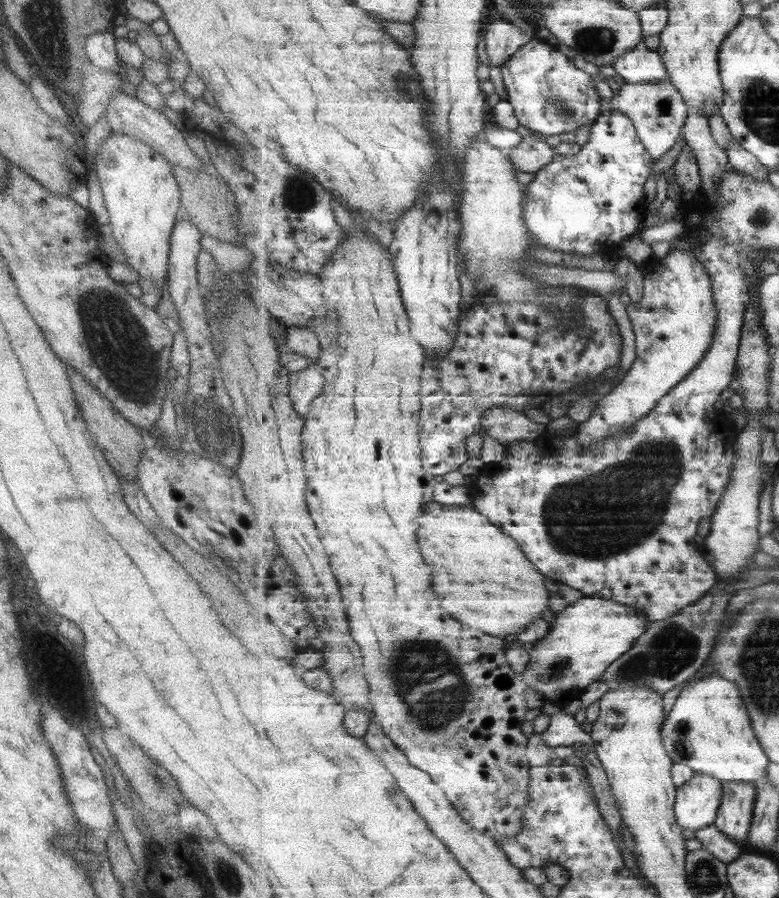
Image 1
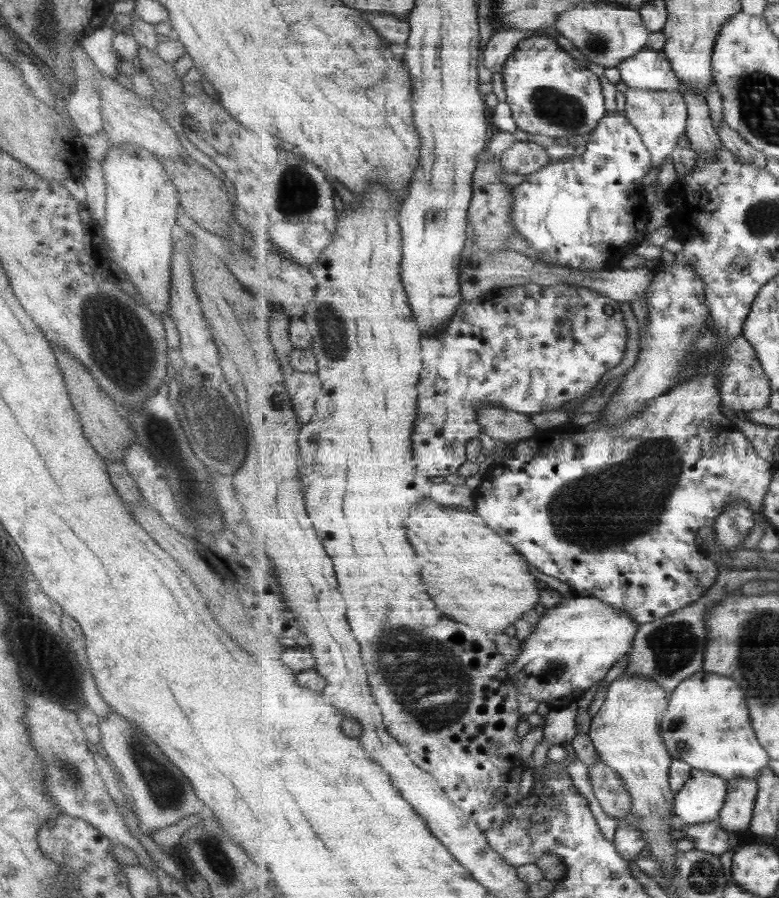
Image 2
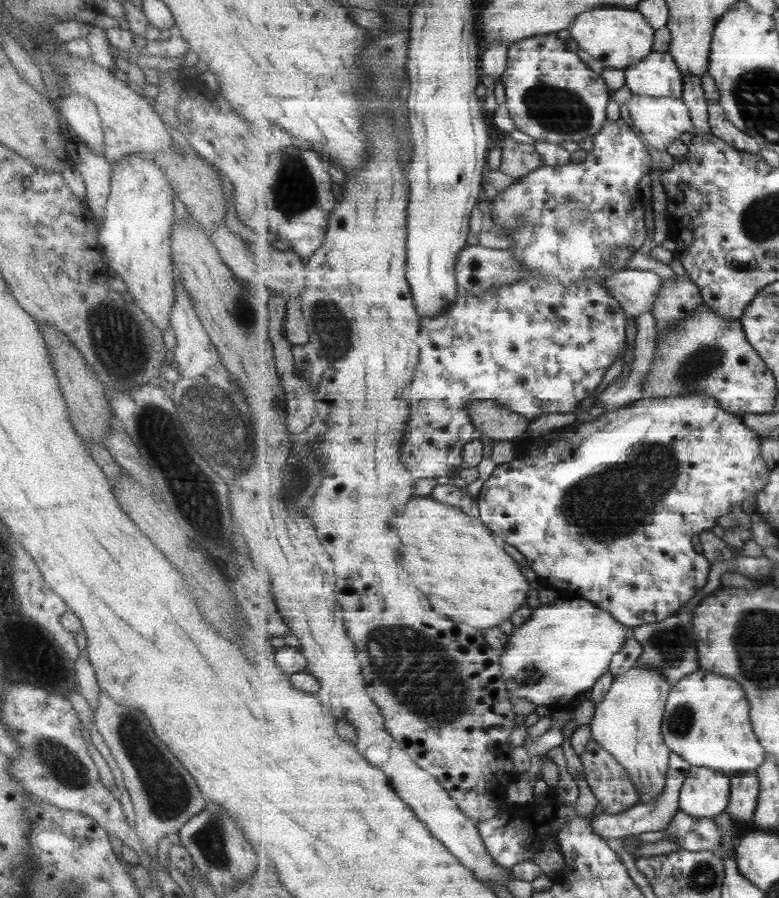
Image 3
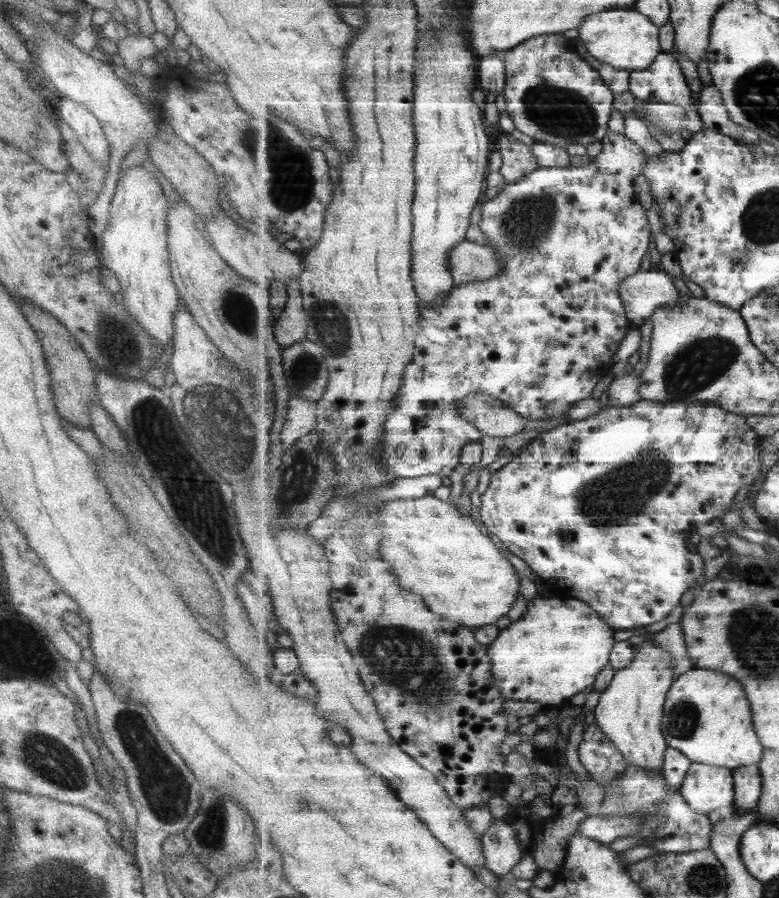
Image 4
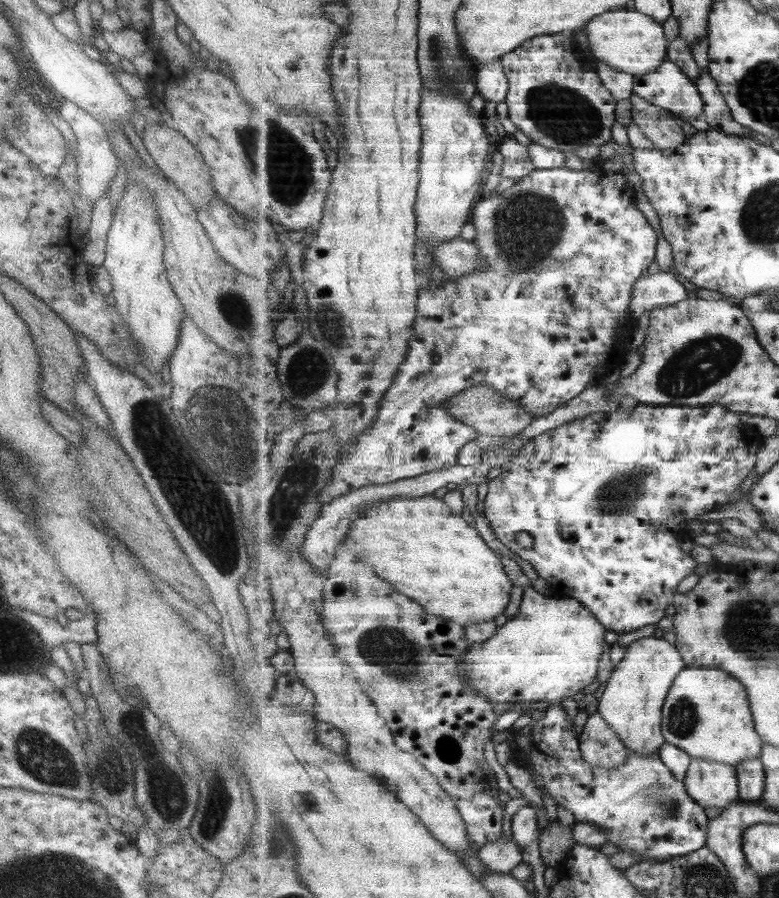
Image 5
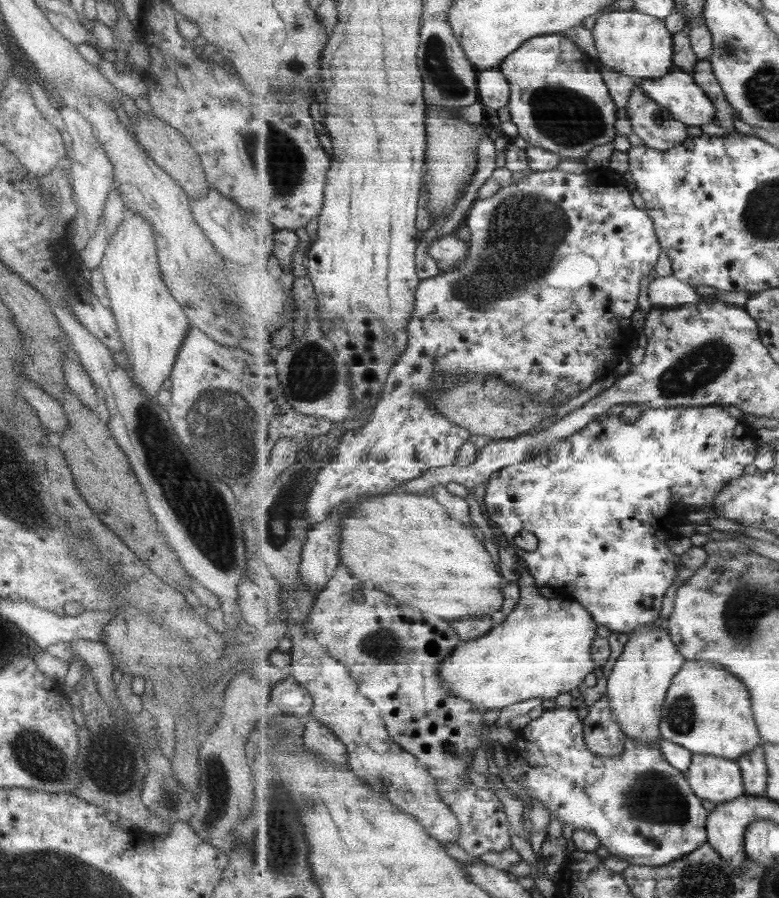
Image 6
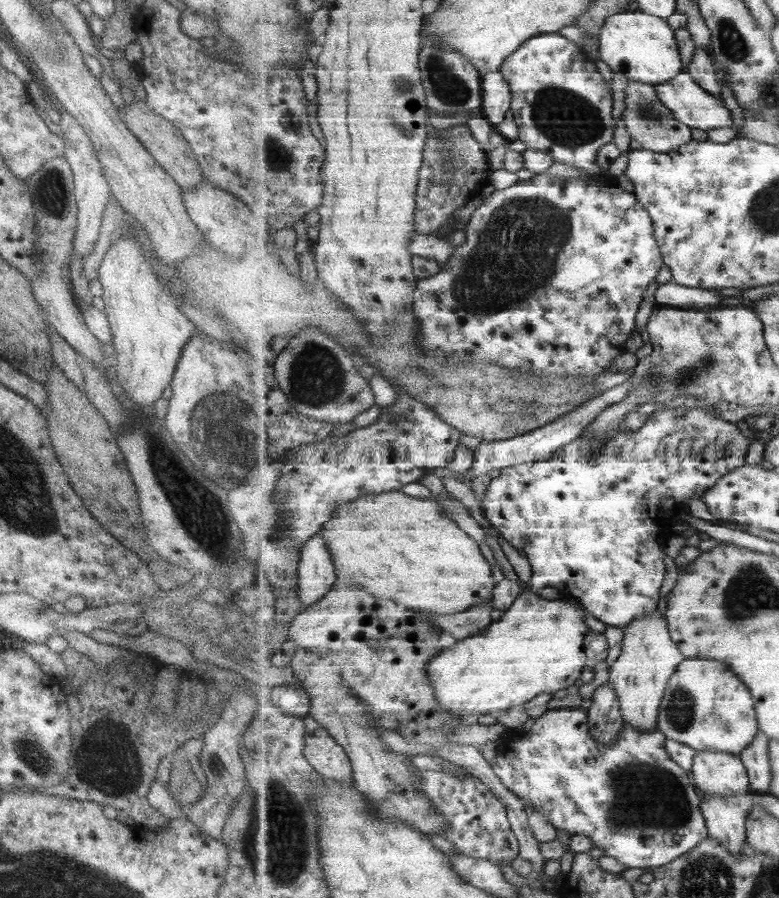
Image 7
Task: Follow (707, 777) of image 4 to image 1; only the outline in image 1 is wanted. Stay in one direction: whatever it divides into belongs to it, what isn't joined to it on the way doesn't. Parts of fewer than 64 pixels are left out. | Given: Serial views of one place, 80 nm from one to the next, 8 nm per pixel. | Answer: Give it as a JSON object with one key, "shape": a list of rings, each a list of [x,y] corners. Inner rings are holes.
{"shape":[[[695,774],[694,777],[678,788],[676,798],[676,818],[678,823],[691,831],[701,830],[716,824],[723,798],[723,785],[720,780],[709,775]]]}

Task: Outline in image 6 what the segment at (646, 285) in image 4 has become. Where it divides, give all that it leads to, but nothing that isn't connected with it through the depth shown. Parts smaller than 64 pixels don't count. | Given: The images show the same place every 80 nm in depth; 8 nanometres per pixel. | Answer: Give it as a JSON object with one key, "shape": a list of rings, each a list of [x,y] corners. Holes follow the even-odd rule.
{"shape":[[[673,274],[649,282],[648,298],[653,307],[678,307],[702,301],[694,286],[679,280]]]}

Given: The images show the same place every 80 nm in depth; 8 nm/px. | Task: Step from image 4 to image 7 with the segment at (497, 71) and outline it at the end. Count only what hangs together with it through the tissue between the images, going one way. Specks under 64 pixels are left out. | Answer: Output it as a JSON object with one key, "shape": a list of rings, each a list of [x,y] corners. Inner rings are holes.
{"shape":[[[500,71],[482,76],[482,82],[483,106],[480,113],[495,128],[505,120],[506,112],[512,109],[512,92]]]}

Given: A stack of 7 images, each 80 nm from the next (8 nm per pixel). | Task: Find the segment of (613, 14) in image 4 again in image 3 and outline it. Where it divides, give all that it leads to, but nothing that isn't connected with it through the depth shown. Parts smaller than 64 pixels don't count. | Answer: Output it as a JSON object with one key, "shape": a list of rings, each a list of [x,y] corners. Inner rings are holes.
{"shape":[[[623,7],[588,10],[576,16],[568,30],[579,48],[587,52],[595,61],[601,62],[604,68],[627,70],[629,66],[647,60],[654,51],[656,30],[638,10]]]}

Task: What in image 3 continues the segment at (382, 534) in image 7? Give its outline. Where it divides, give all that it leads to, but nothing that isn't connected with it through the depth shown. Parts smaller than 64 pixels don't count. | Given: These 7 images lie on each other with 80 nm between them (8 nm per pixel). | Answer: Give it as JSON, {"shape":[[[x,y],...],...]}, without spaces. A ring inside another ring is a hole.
{"shape":[[[415,497],[407,503],[407,510],[393,520],[393,528],[401,532],[405,544],[405,560],[413,568],[413,582],[433,600],[437,612],[449,616],[457,622],[467,622],[478,631],[501,626],[511,620],[513,614],[523,608],[529,600],[529,580],[523,574],[523,568],[513,560],[501,546],[495,544],[492,532],[480,519],[465,514],[459,507],[437,502],[433,497]]]}

